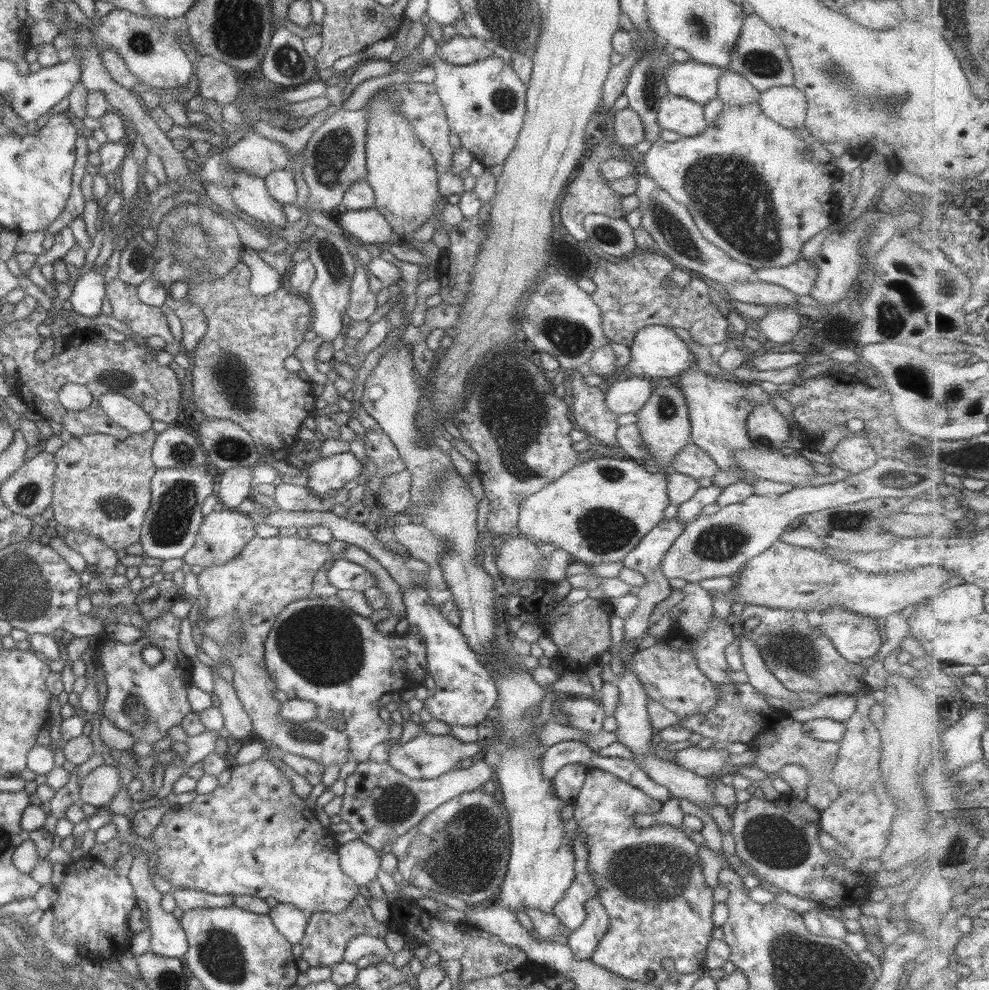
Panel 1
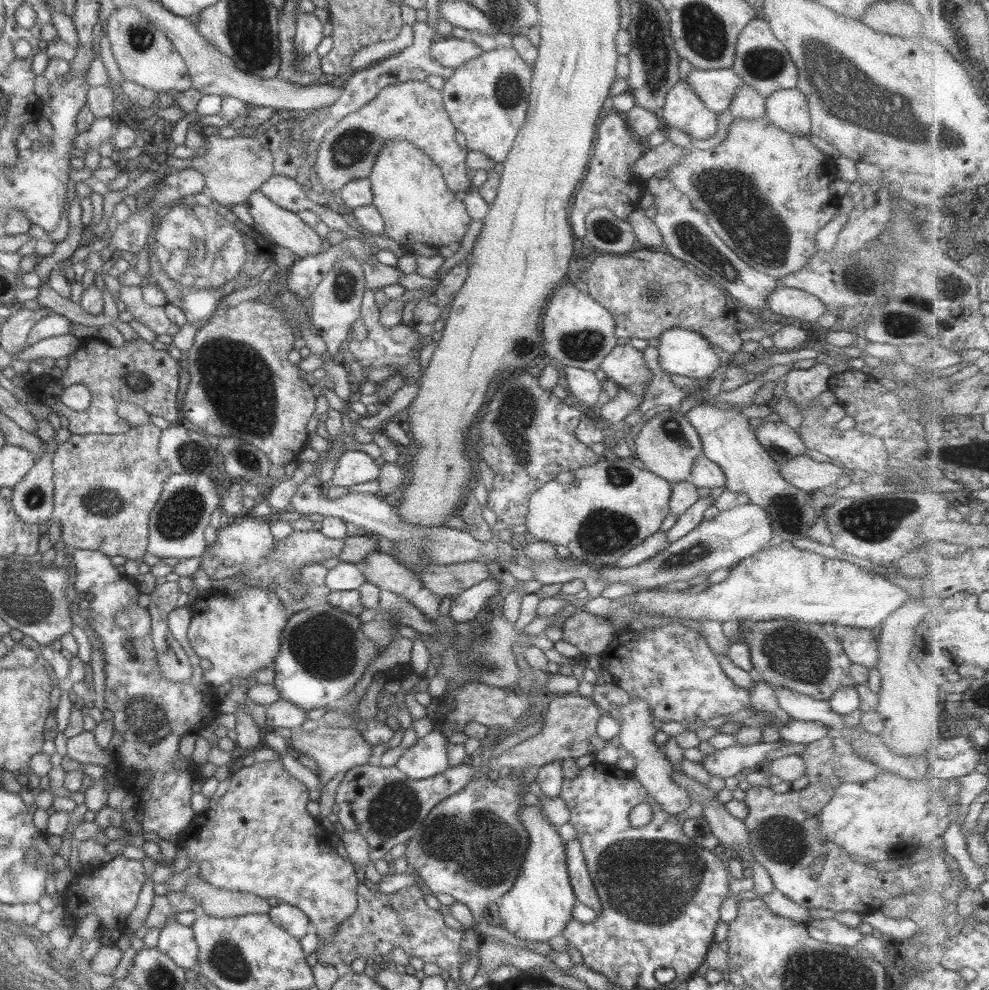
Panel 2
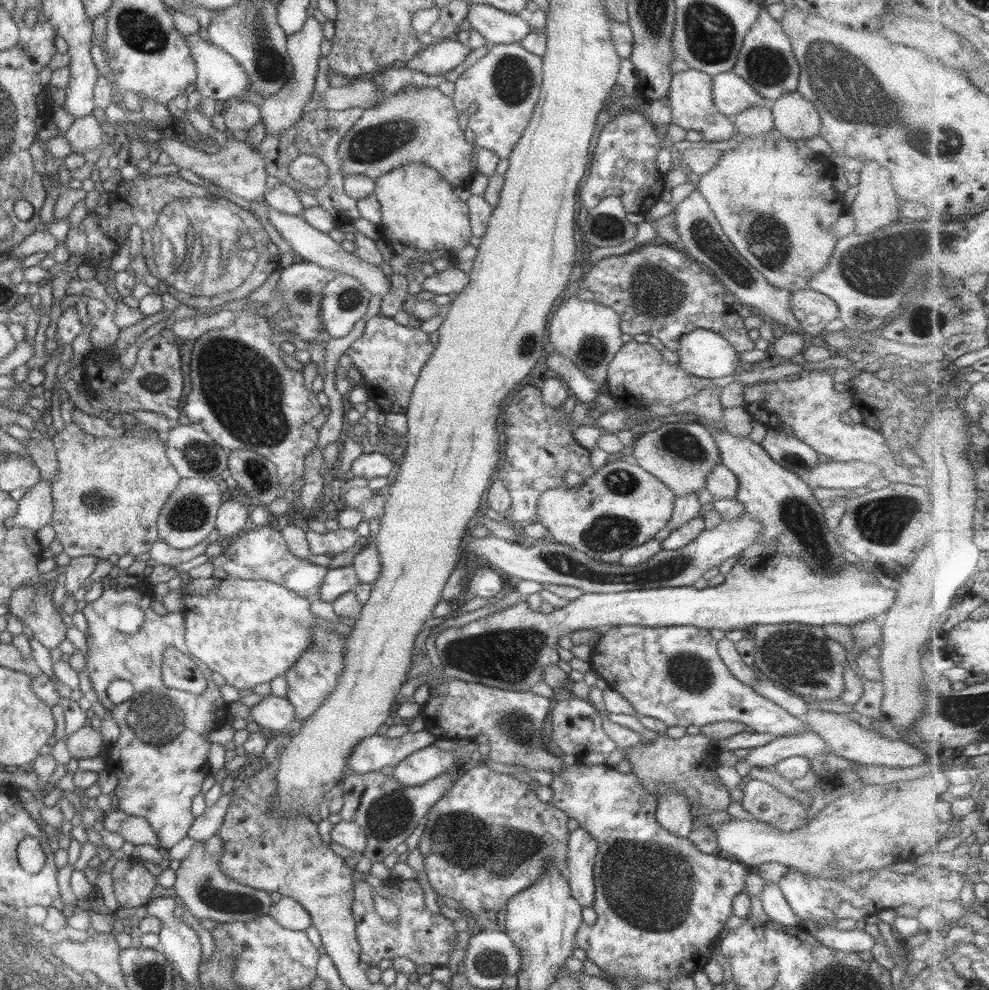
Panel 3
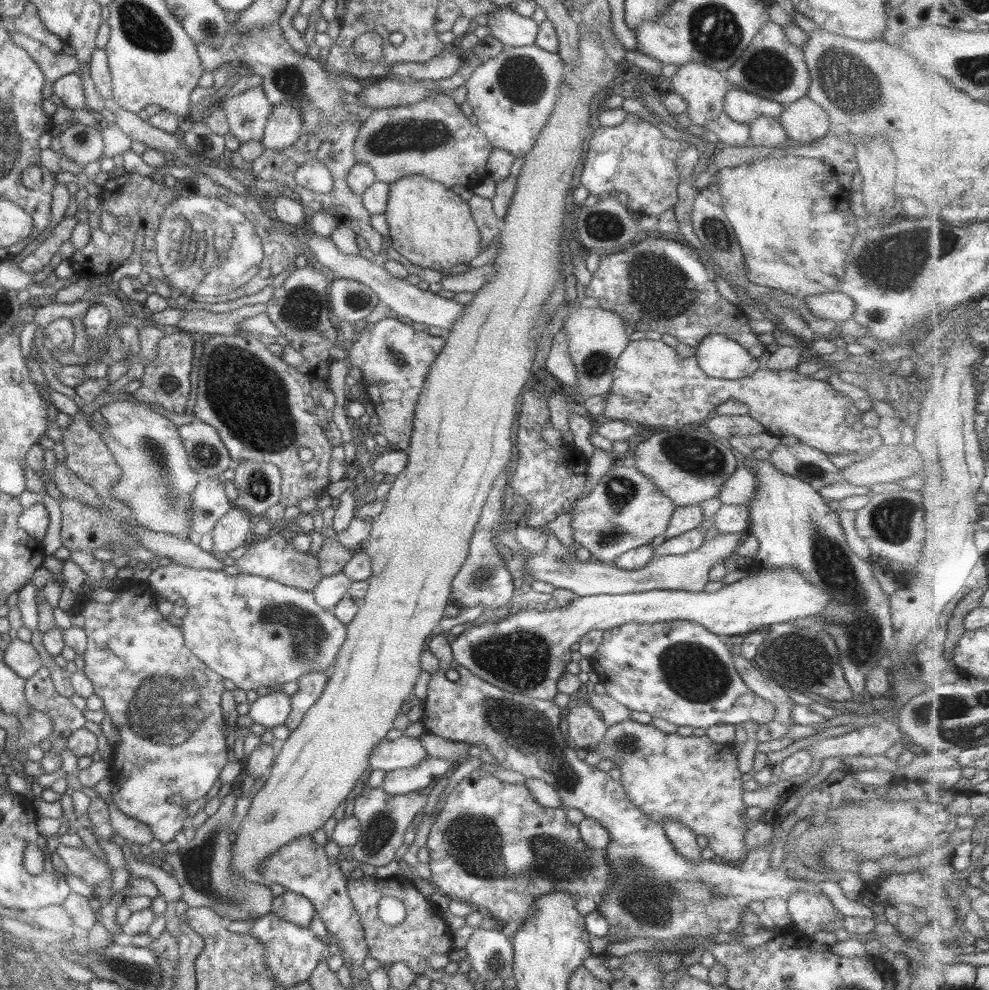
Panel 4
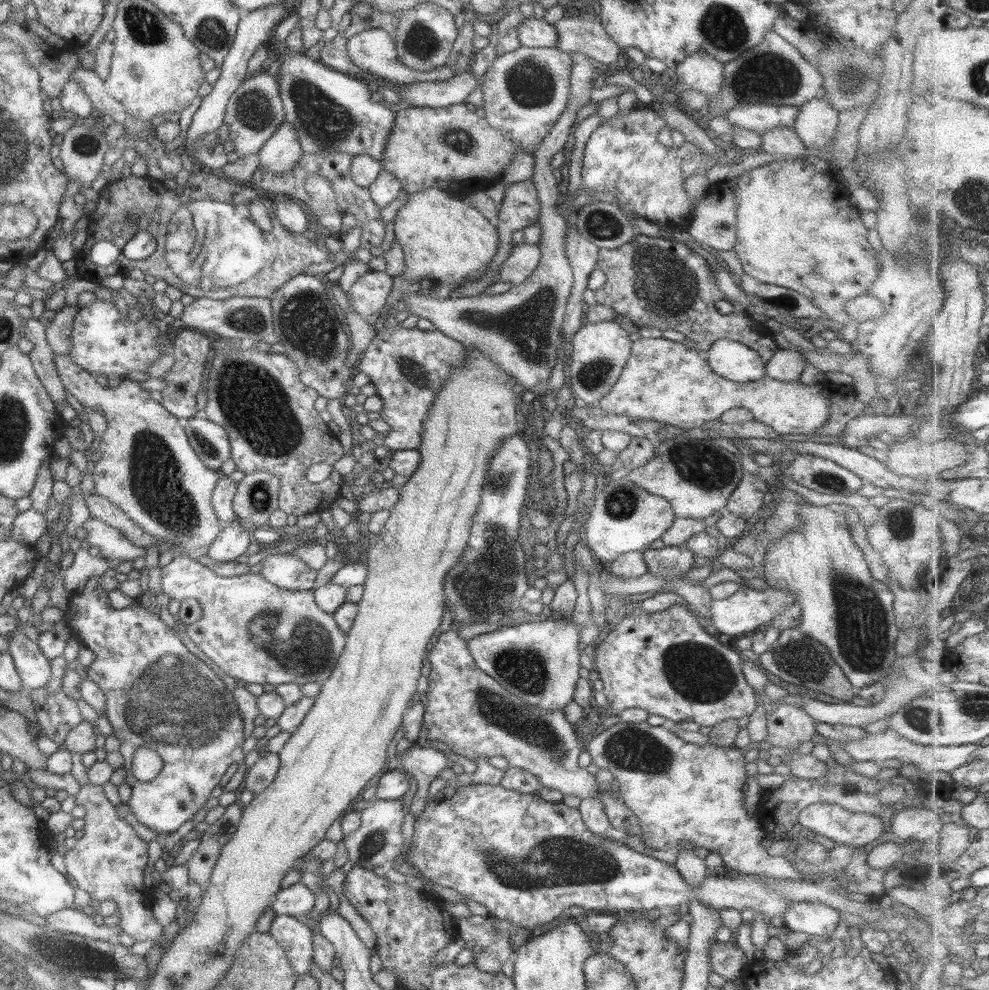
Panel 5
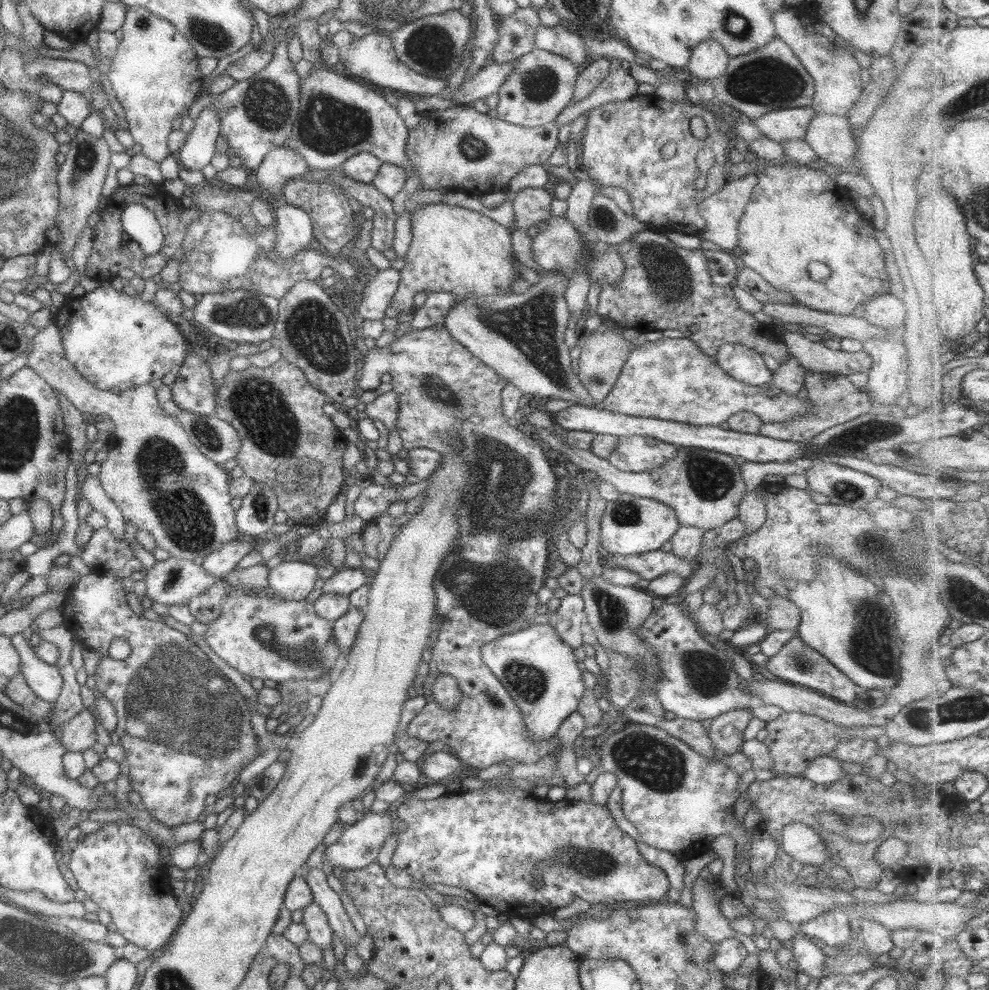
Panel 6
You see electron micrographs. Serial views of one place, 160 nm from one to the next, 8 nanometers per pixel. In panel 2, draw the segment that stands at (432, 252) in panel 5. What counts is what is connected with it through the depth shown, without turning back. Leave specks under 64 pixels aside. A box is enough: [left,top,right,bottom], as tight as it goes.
[367,140,471,249]

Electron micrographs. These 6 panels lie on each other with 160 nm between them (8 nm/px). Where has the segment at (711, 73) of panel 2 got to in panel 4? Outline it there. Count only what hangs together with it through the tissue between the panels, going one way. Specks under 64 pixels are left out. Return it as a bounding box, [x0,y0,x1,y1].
[723,86,782,125]

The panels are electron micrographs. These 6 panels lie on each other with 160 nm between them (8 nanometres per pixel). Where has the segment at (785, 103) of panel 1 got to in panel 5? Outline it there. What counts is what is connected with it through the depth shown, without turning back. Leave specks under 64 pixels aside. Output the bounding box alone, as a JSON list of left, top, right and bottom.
[792,98,838,153]

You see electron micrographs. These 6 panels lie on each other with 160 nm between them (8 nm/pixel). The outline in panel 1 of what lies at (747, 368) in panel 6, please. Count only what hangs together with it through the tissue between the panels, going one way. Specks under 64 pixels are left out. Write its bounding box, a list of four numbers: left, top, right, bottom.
[620,325,695,381]

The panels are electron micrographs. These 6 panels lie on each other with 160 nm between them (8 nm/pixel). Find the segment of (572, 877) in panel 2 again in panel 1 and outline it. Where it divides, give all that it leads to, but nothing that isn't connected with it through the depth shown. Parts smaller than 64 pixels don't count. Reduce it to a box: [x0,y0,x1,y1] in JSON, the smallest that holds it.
[567,895,609,960]

